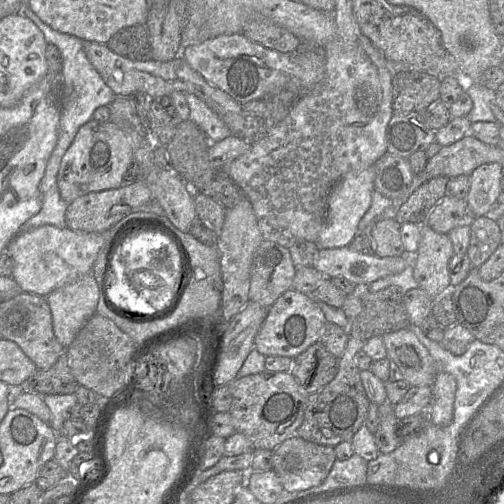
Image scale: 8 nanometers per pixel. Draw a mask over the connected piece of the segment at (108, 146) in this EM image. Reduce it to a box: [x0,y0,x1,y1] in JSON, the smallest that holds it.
[58,119,132,204]

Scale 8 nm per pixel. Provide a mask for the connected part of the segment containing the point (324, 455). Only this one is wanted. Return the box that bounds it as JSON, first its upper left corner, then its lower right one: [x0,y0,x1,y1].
[272,435,335,492]

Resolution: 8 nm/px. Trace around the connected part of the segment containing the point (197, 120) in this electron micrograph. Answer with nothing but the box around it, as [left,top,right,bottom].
[184,94,231,143]

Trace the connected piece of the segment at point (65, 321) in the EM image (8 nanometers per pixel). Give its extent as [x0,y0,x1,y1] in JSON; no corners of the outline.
[47,272,100,348]

